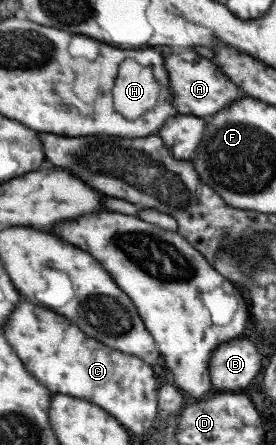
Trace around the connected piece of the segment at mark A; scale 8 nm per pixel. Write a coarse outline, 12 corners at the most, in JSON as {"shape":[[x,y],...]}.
{"shape":[[192,48],[163,58],[178,115],[209,117],[243,92]]}

